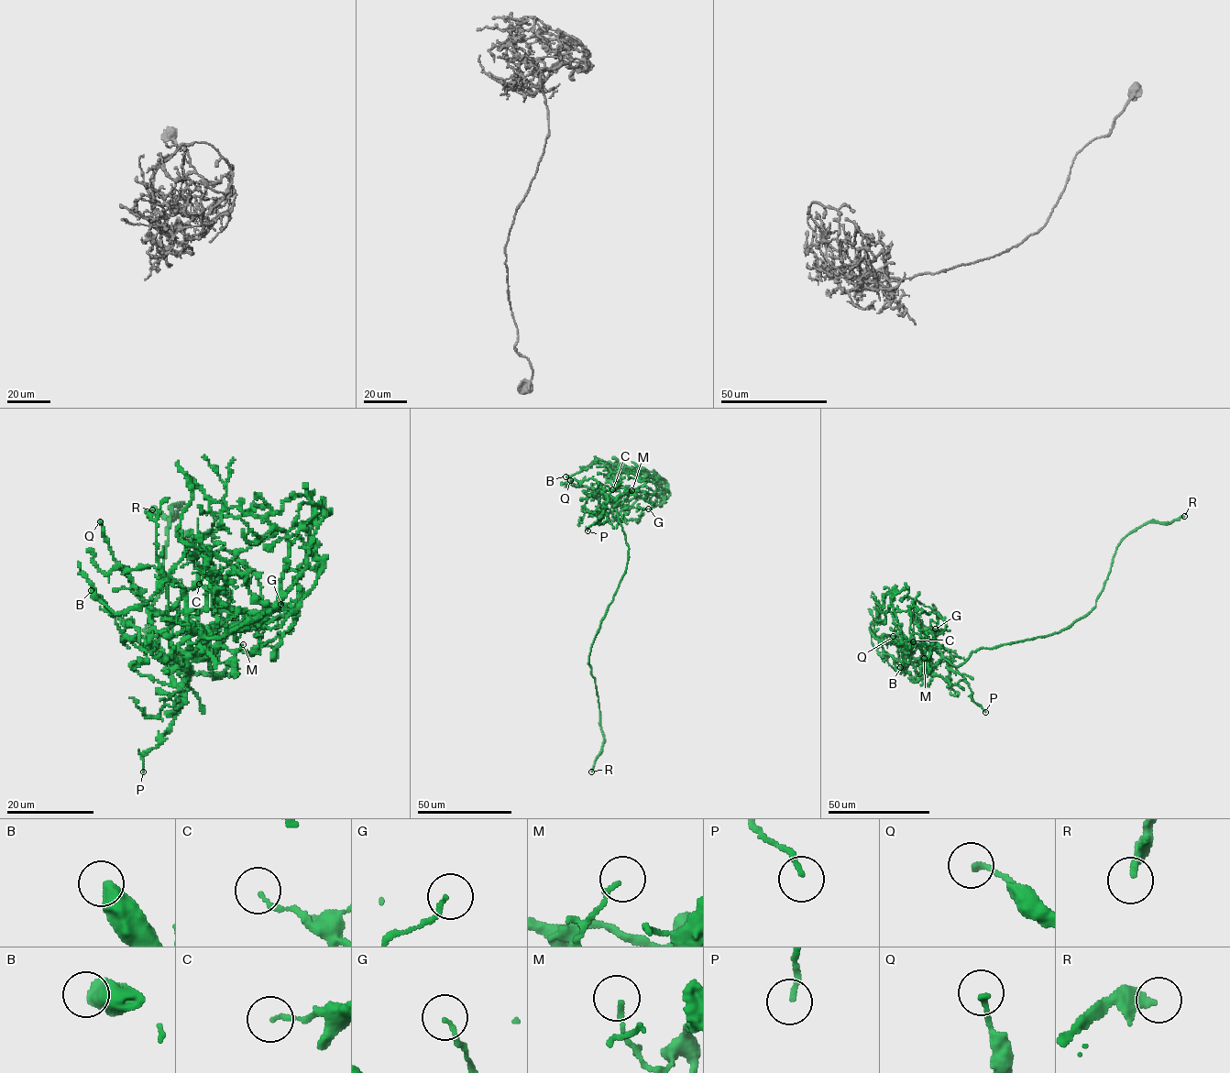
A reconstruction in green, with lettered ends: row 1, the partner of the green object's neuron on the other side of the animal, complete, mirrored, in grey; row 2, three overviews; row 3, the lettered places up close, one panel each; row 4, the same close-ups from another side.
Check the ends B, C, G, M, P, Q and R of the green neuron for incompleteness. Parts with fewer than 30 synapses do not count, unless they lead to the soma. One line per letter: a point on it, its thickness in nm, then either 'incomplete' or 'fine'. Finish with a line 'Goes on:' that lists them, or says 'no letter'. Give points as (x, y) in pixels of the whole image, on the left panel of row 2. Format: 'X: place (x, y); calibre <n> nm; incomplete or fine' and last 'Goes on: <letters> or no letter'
B: place (91, 590); calibre 480 nm; fine
C: place (199, 584); calibre 150 nm; fine
G: place (280, 604); calibre 130 nm; fine
M: place (243, 644); calibre 150 nm; fine
P: place (143, 771); calibre 160 nm; fine
Q: place (100, 521); calibre 190 nm; fine
R: place (152, 509); calibre 320 nm; incomplete
Goes on: R

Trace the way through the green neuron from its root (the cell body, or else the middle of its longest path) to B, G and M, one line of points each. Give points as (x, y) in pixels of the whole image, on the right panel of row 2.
B: (1015, 642), (973, 651), (954, 666), (934, 650), (922, 651), (879, 637), (888, 662), (901, 673), (900, 667)
G: (1015, 642), (927, 669), (919, 659), (932, 649), (937, 612), (945, 629), (935, 629)
M: (1015, 642), (973, 651), (959, 665), (942, 657), (932, 665), (924, 658)

